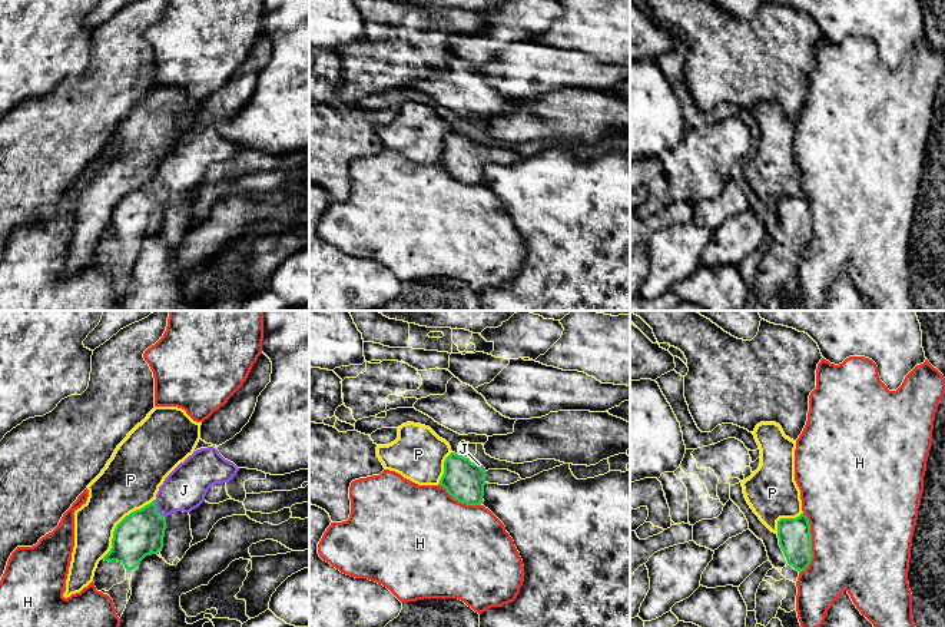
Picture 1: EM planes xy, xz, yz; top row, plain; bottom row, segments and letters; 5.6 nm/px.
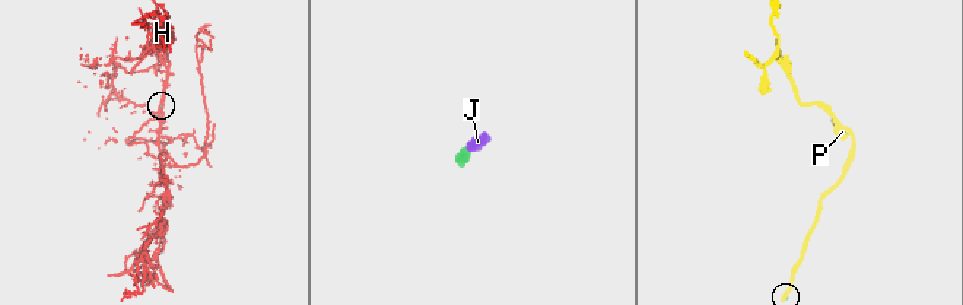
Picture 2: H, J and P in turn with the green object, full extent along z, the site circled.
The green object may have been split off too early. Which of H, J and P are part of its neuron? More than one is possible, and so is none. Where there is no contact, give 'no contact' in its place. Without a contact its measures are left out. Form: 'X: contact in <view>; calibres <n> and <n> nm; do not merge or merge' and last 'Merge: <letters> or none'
H: contact in yz; calibres 190 and 500 nm; do not merge
J: contact in xy; calibres 260 and 240 nm; merge
P: contact in xy; calibres 260 and 320 nm; do not merge
Merge: J

